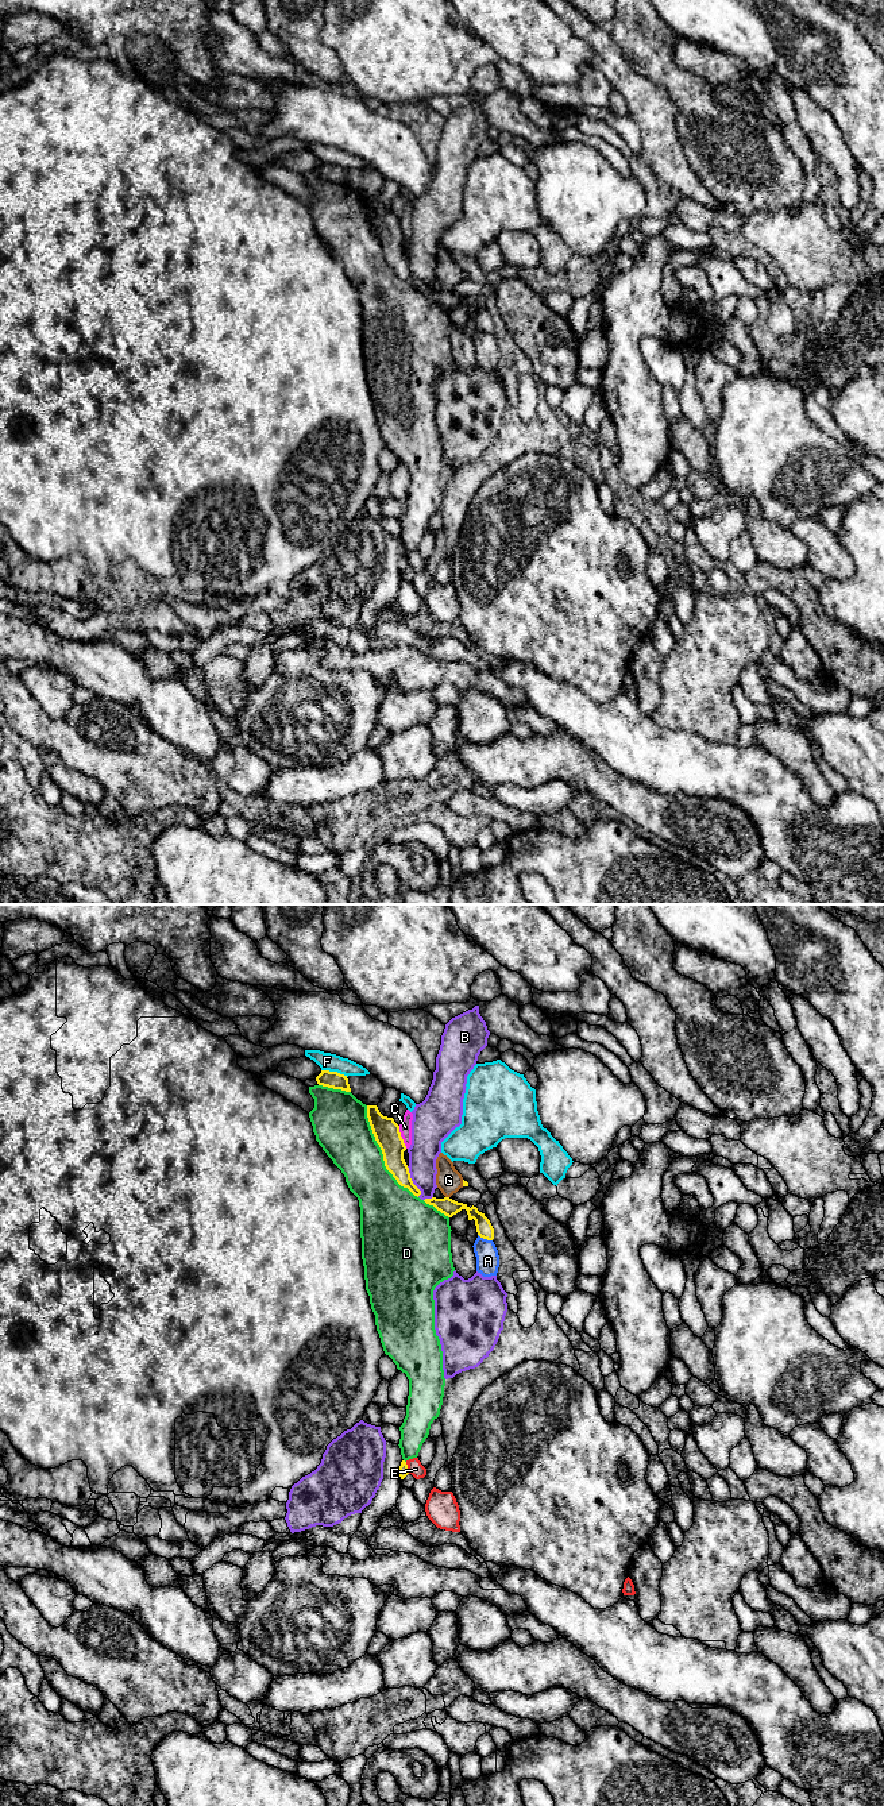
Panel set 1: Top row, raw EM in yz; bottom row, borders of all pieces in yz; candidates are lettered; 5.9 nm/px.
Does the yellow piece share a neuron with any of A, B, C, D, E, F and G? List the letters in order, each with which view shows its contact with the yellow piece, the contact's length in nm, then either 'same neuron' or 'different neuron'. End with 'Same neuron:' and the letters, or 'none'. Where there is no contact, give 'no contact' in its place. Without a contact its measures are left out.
A: contact in yz; length 100 nm; different neuron
B: contact in yz; length 200 nm; different neuron
C: contact in yz; length 140 nm; different neuron
D: contact in yz; length 650 nm; different neuron
E: contact in yz; length 80 nm; different neuron
F: contact in yz; length 170 nm; different neuron
G: contact in yz; length 30 nm; different neuron
Same neuron: none

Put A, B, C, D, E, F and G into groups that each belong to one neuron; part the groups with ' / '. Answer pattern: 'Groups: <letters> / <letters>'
Groups: A / B / C / D / E / F / G

